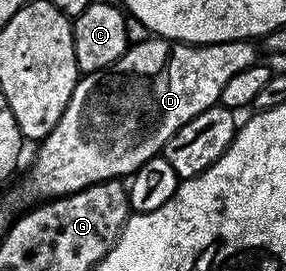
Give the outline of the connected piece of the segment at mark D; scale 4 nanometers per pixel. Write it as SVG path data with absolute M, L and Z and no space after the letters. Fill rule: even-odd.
M150 36L147 41L130 44L125 54L111 67L103 71L86 73L78 80L75 91L51 135L44 137L36 146L37 158L29 169L29 182L17 189L17 201L21 207L32 207L55 197L78 193L104 181L128 178L143 163L158 156L175 131L195 115L203 115L211 106L218 104L223 87L239 71L258 64L257 49L252 40L224 41L210 45L188 45L182 41L168 41Z

